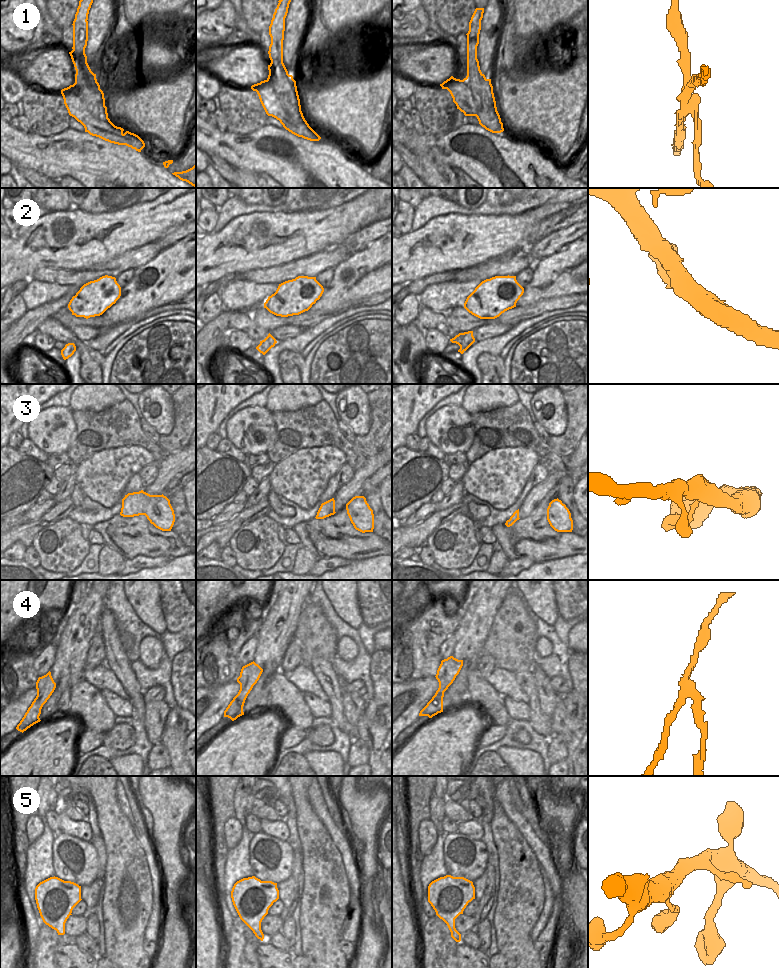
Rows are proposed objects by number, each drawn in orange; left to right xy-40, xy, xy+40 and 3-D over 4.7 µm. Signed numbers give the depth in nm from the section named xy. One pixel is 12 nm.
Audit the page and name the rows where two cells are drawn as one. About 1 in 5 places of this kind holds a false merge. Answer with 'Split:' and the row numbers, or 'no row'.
Split: 1, 4

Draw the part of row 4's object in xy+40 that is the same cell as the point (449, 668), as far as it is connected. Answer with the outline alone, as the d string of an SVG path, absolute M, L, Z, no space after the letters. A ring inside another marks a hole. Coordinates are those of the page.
M453 656L441 661L437 670L436 679L439 682L439 688L436 695L444 695L444 692L453 683L463 666L463 660L458 660Z

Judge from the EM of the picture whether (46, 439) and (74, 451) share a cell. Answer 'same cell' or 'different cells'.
different cells

